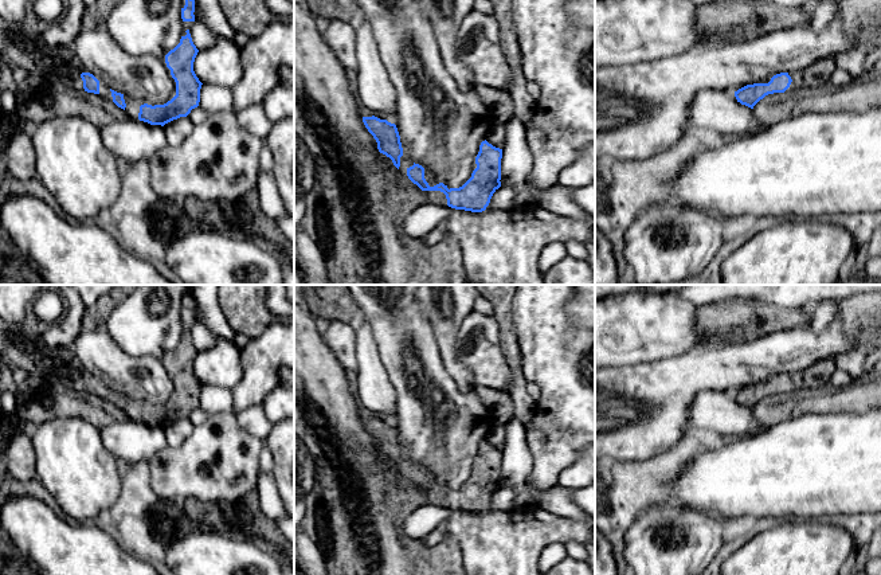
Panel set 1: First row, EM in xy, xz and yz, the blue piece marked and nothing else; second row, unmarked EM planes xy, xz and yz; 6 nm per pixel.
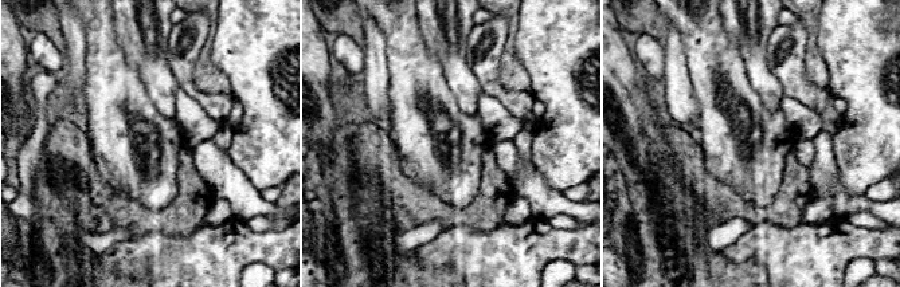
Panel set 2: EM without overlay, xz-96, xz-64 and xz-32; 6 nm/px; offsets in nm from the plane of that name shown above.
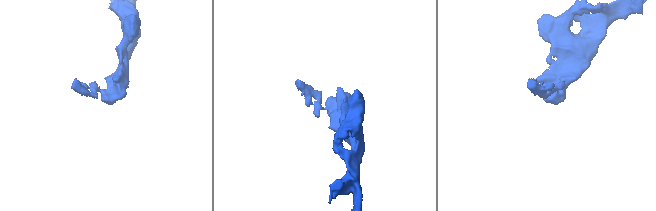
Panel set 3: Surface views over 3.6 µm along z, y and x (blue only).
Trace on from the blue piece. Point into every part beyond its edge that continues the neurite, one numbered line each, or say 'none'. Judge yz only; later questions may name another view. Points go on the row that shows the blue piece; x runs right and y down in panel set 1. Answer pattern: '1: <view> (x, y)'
1: yz (817, 74)

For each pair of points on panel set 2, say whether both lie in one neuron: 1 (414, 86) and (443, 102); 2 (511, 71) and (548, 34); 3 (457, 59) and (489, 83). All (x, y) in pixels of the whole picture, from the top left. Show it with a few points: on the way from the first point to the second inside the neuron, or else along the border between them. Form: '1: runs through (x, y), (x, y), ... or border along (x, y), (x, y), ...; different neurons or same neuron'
1: runs through (421, 93), (430, 102), (437, 102); same neuron
2: border along (515, 31), (513, 52), (528, 75), (529, 90); different neurons
3: border along (468, 38), (465, 58), (482, 91); different neurons

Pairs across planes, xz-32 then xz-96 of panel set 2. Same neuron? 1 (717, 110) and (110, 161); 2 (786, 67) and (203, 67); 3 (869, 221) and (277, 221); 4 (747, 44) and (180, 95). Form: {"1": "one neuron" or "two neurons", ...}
{"1": "one neuron", "2": "two neurons", "3": "two neurons", "4": "two neurons"}

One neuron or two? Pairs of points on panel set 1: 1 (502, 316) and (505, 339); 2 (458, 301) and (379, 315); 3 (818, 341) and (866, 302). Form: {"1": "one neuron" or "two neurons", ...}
{"1": "one neuron", "2": "two neurons", "3": "two neurons"}

